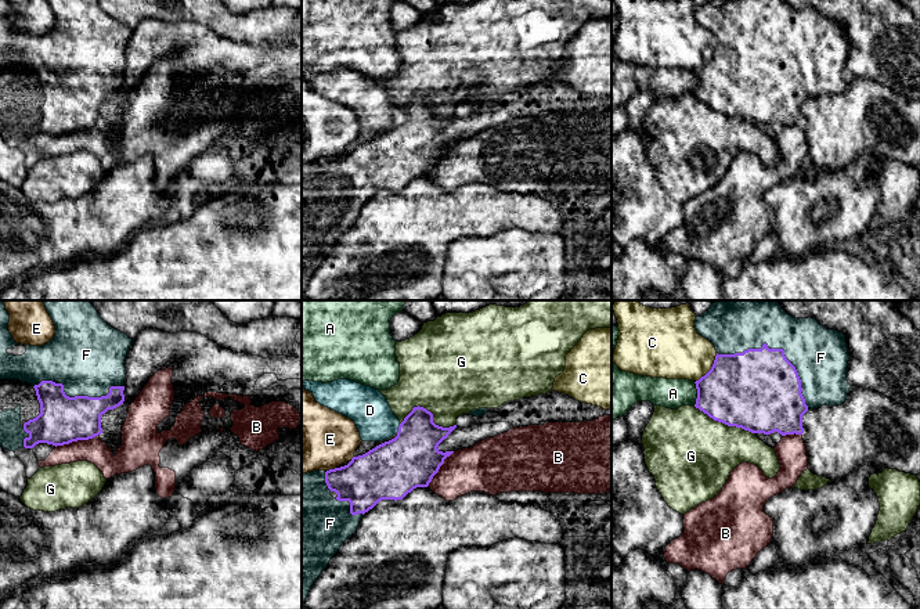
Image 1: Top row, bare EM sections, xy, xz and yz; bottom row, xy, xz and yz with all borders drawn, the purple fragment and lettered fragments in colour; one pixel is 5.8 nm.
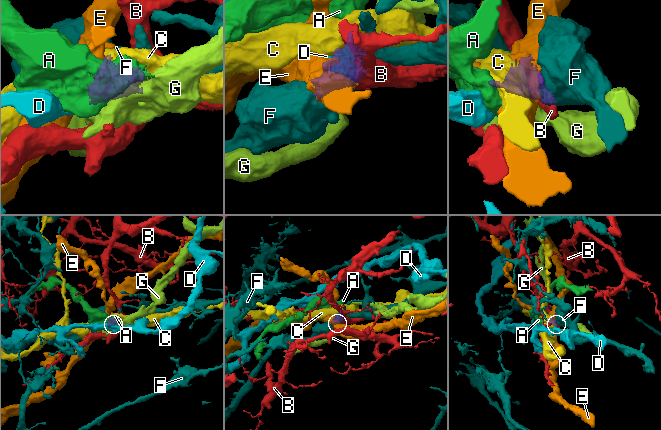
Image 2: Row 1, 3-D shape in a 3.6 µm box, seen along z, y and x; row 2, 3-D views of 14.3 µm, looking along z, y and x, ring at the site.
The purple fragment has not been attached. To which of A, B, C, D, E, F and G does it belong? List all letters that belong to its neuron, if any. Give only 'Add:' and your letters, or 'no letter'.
Add: F

